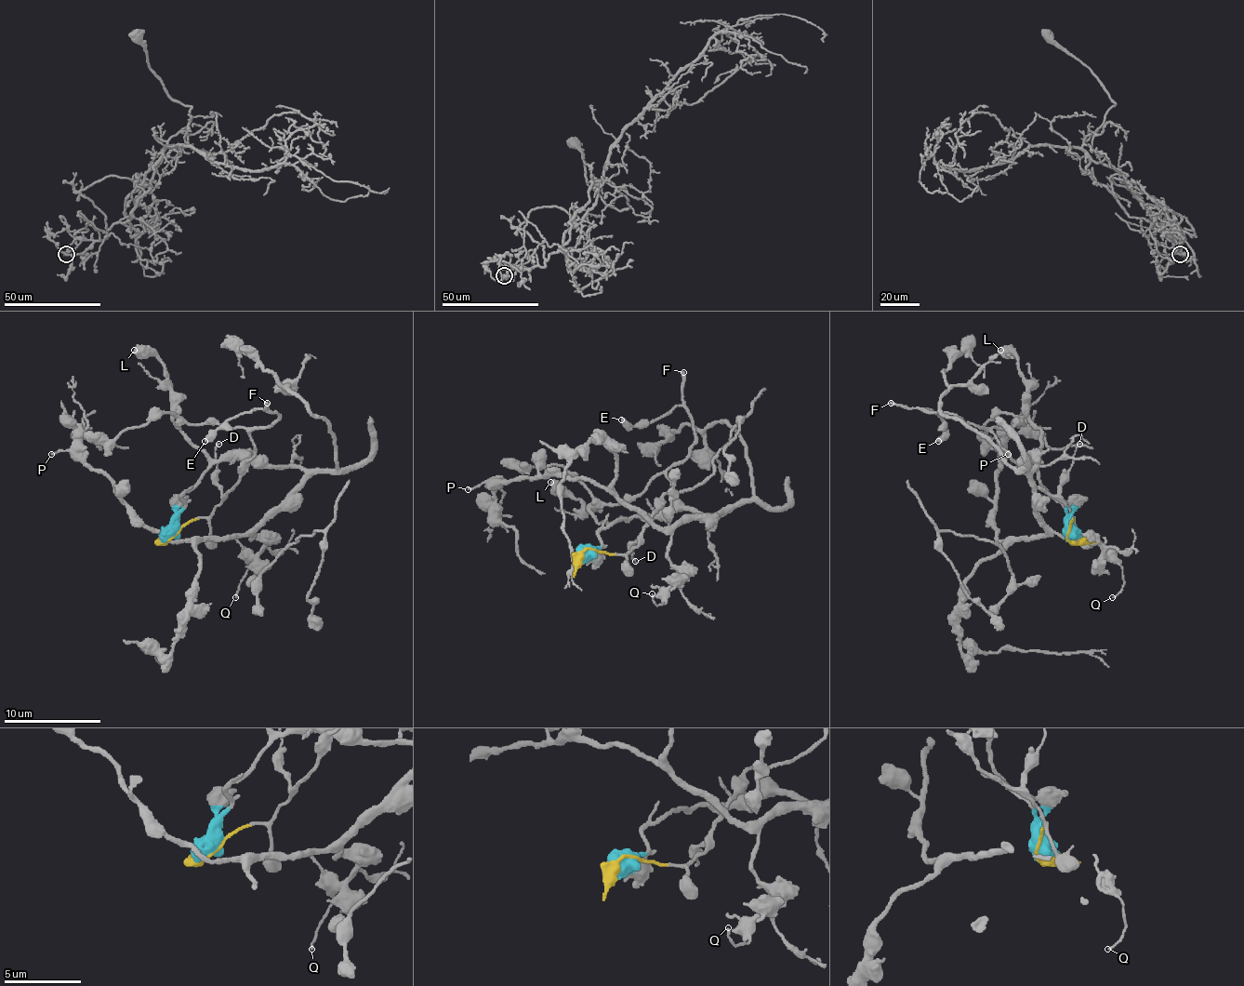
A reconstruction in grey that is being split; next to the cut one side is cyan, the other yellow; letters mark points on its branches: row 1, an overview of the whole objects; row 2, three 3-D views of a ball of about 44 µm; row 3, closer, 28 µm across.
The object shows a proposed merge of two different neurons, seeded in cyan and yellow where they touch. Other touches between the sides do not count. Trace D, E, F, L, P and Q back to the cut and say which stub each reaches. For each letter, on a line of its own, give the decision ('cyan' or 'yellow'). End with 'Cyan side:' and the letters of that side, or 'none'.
D: yellow
E: yellow
F: yellow
L: cyan
P: cyan
Q: cyan
Cyan side: L, P, Q

